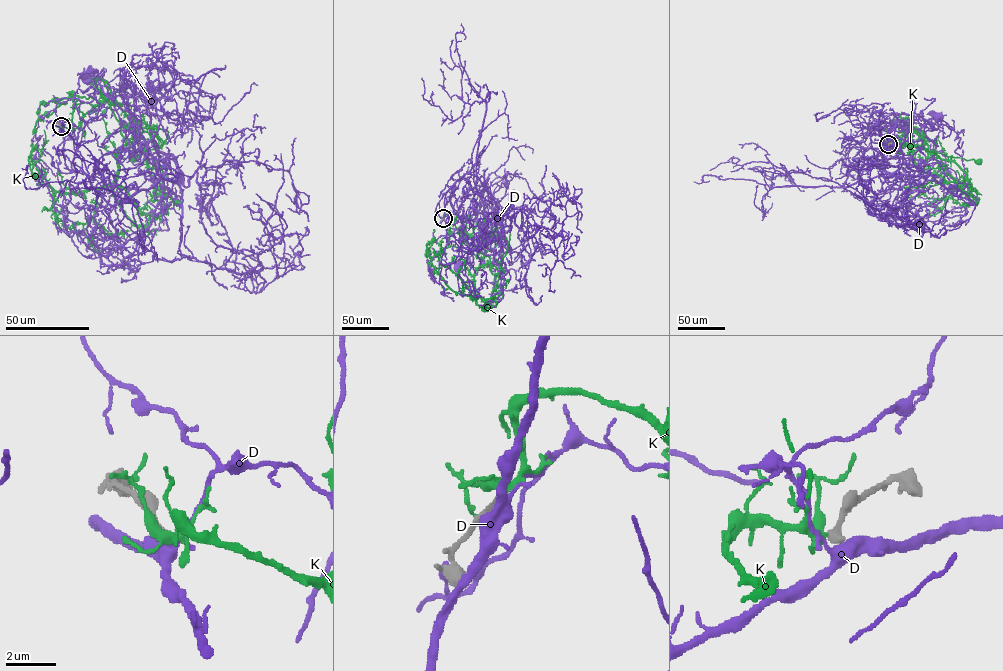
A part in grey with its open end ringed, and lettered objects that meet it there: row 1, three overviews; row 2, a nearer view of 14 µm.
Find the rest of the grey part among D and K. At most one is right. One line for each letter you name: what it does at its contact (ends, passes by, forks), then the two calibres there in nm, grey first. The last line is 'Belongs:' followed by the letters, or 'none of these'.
K: it forks there; 400 nm thick on the grey side, 300 nm on the other
Belongs: K

